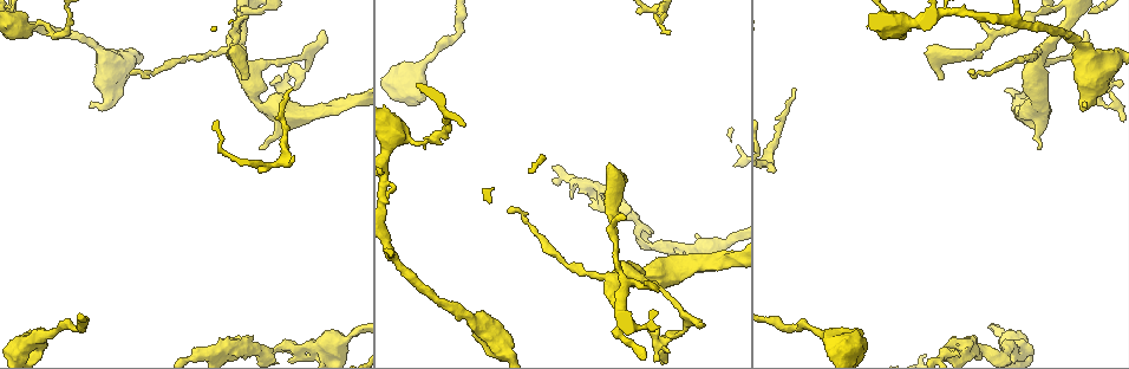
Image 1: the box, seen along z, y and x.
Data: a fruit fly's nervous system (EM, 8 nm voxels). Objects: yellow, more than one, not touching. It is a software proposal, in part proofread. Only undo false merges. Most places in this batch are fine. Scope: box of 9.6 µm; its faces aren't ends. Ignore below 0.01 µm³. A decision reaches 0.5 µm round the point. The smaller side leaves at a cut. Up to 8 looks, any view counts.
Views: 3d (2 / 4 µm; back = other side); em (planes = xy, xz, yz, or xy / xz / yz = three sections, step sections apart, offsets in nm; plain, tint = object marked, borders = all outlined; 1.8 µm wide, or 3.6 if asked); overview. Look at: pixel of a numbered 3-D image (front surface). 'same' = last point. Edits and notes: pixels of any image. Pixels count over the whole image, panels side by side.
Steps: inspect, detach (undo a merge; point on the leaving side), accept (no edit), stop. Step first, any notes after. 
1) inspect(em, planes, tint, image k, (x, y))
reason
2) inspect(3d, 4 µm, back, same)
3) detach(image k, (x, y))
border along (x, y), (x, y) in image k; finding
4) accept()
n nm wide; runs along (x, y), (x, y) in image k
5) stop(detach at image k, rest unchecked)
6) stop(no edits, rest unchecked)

inspect(3d, 2 µm, image 1, (660, 343))

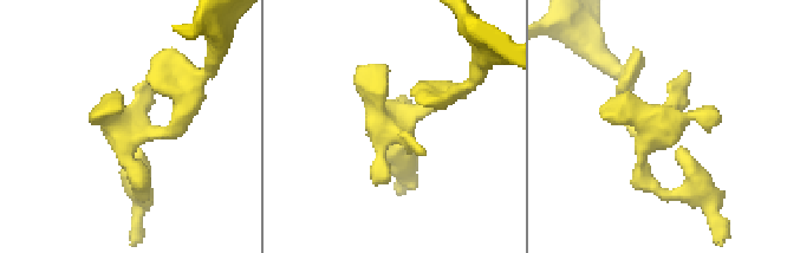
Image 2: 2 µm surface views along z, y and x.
inspect(em, xz, step 8, borders, image 2, (386, 125))

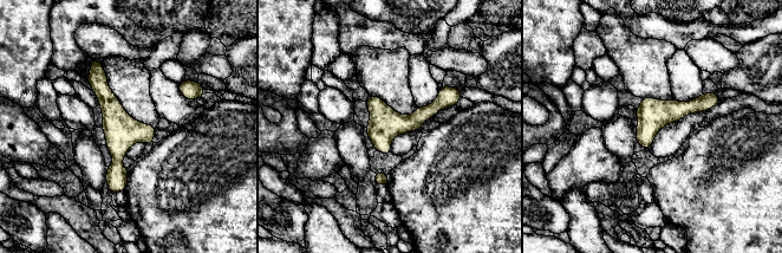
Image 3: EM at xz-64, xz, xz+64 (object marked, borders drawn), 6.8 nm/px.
accept()
220 nm wide; runs along (95, 64), (117, 123), (122, 188) in image 3; all the same neuron

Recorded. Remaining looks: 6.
inspect(em, 3.6 µm, planes, tint, image 1, (1022, 350))
thick turns thin

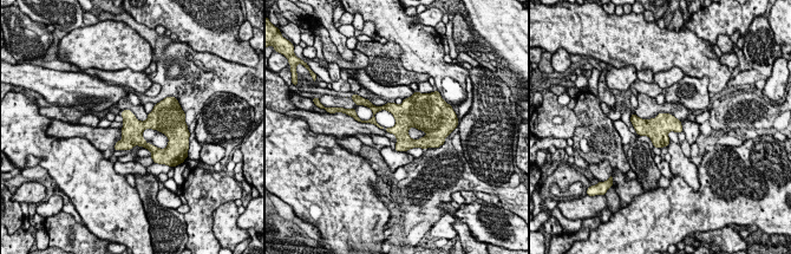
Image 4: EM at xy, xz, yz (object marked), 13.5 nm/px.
accept()
260 nm wide; all the same neuron

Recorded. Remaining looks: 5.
inspect(3d, 2 µm, image 1, (238, 352))

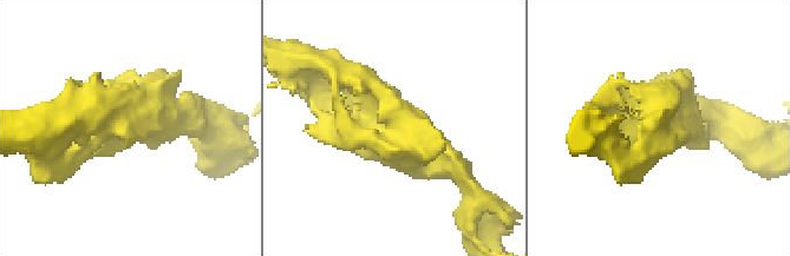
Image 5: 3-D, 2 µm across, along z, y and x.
inspect(em, xy, step 16, tint, image 5, (397, 124))

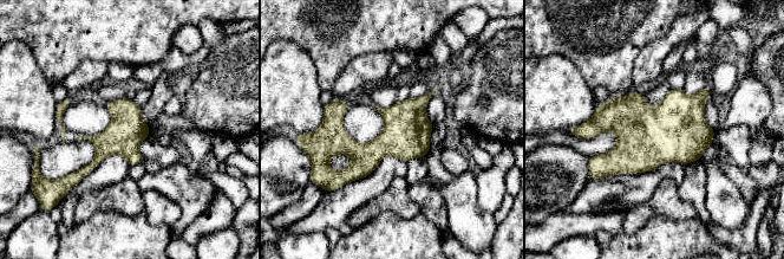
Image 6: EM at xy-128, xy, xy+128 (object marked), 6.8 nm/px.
inspect(em, planes, tint, same)

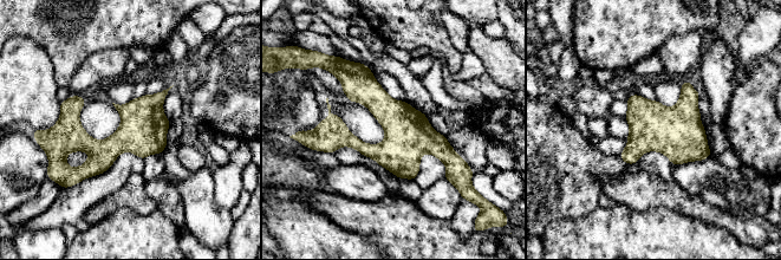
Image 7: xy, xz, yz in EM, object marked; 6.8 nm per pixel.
accept()
320 nm wide; all the same neuron

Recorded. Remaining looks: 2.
inspect(3d, 4 µm, back, image 1, (839, 339))
sudden change in width

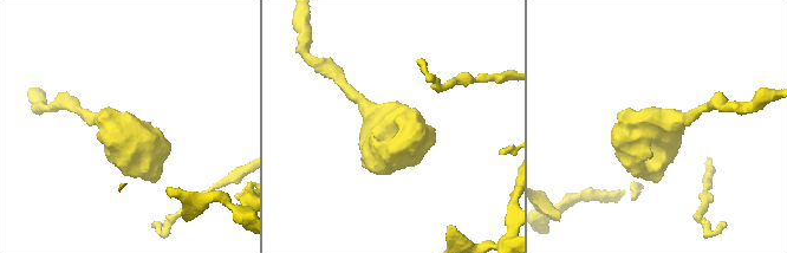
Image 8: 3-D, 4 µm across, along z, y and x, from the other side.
inspect(em, 3.6 µm, xy, step 4, tint, image 8, (115, 121))

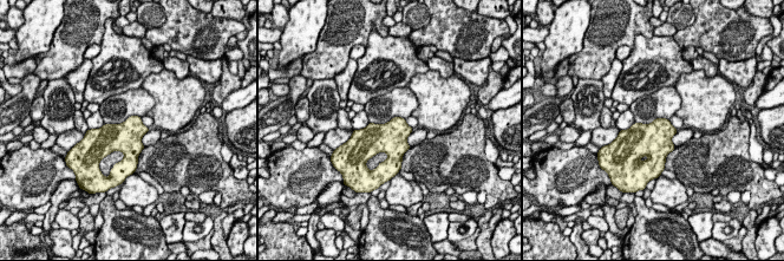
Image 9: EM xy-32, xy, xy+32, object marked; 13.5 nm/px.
accept()
one neuron here

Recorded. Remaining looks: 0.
stop(no edits, rest unchecked)

